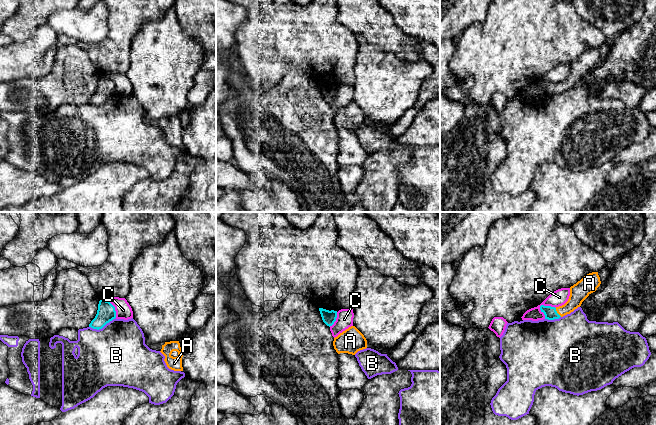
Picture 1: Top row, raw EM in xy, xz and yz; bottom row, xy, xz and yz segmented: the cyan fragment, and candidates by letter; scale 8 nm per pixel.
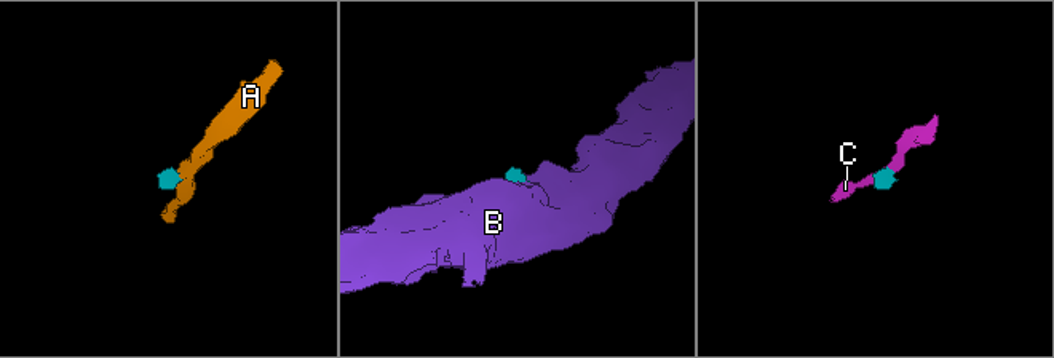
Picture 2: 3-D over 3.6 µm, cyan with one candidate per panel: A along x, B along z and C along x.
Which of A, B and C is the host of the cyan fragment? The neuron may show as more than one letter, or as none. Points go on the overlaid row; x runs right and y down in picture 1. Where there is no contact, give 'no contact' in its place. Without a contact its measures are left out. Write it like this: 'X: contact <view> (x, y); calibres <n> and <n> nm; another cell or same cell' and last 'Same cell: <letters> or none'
A: contact yz (556, 312); calibres 100 and 150 nm; same cell
B: contact xy (102, 327); calibres 150 and 480 nm; another cell
C: contact yz (546, 306); calibres 100 and 130 nm; another cell
Same cell: A

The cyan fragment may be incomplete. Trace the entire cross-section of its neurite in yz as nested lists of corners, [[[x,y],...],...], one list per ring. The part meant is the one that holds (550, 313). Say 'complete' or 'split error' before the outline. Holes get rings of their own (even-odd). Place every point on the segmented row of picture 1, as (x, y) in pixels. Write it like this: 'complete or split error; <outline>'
split error; [[[592,272],[585,275],[580,281],[570,287],[570,296],[568,301],[559,307],[540,306],[541,312],[544,313],[545,319],[559,319],[570,314],[581,306],[582,302],[600,286],[601,281],[598,272]]]

